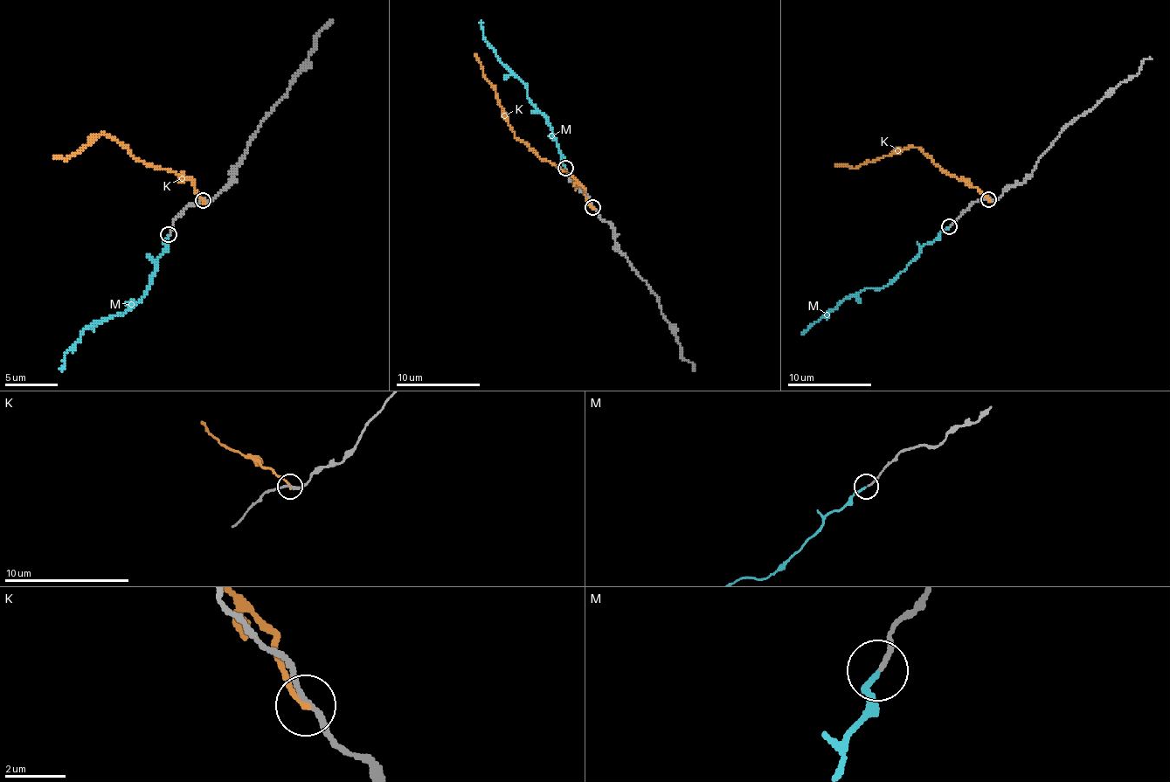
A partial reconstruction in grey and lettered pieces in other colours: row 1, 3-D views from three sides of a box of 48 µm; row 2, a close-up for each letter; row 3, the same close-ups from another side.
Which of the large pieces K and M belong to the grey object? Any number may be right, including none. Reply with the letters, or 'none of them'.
M

